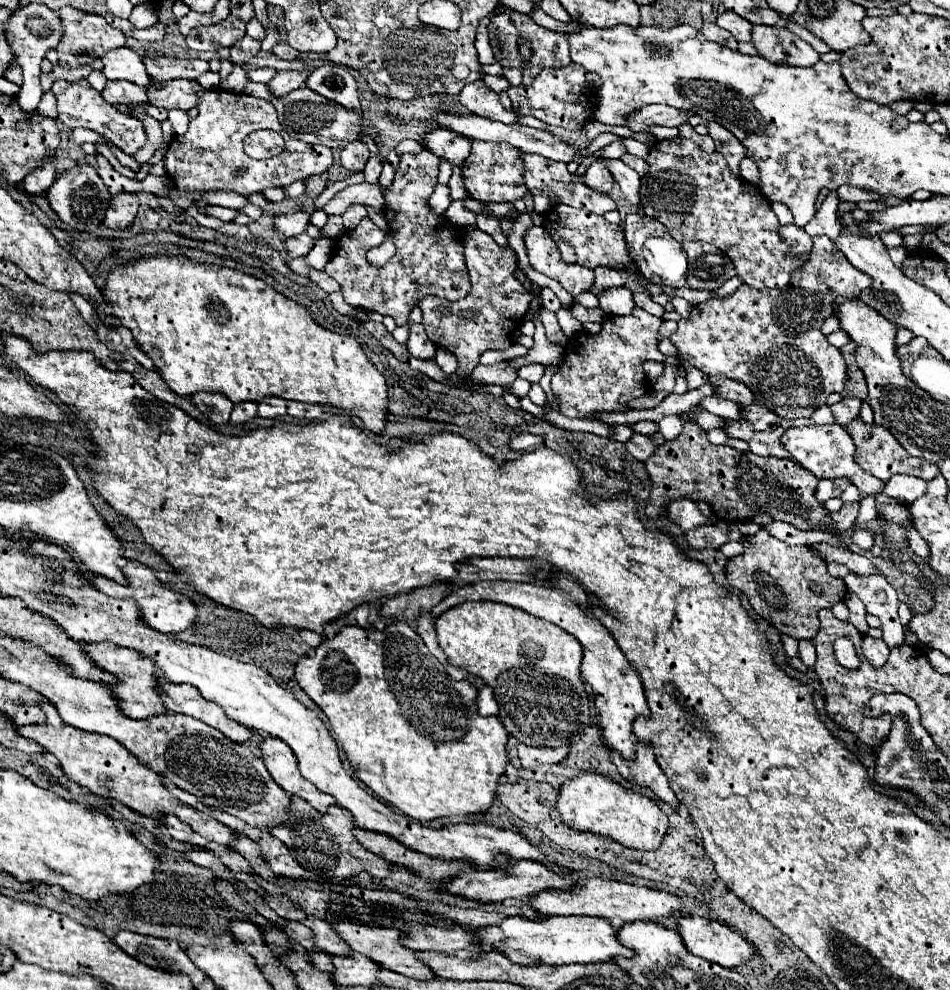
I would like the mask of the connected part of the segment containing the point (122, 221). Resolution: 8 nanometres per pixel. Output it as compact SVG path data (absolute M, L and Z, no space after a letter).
M118 193L110 199L110 207L106 211L104 217L104 225L106 227L114 227L114 229L124 229L128 227L138 211L138 195L136 193Z

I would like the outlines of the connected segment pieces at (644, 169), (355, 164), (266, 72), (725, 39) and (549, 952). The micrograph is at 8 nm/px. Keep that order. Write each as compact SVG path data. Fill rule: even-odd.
M624 153L622 161L624 161L628 167L632 167L638 175L646 175L646 173L648 173L648 165L646 165L646 161L640 159L640 157L634 157L634 155L630 155L630 153Z
M360 139L348 143L348 145L340 151L340 163L342 163L348 171L352 171L352 173L362 171L368 159L370 159L370 151L368 151L366 143L360 141Z
M264 67L264 69L252 69L252 71L248 71L248 77L252 79L252 81L260 81L260 83L268 83L270 79L274 79L276 77L276 69L270 69L270 67Z
M704 23L704 27L702 27L702 35L704 35L708 41L716 41L716 43L720 43L722 47L738 49L736 39L734 39L728 31L720 29L720 27L718 27L718 25L714 25L714 23Z
M508 917L504 923L494 927L482 927L476 931L482 939L480 949L482 951L502 951L506 953L514 963L546 963L546 965L572 965L572 963L604 963L612 961L614 957L630 957L634 951L630 947L624 947L616 939L616 931L608 923L608 919L596 919L596 917L542 917L540 921L530 921L522 917Z

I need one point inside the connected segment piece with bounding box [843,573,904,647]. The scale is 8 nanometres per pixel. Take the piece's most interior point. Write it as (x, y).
(880, 598)

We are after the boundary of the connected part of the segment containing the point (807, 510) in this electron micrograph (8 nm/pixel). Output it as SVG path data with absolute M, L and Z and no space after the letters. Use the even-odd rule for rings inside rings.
M686 423L676 439L658 445L654 455L646 461L646 469L654 483L646 507L648 517L660 515L660 509L672 499L690 497L694 501L710 503L714 515L724 521L744 521L754 513L766 511L774 519L792 523L804 531L828 523L824 505L814 497L818 479L810 471L790 459L758 457L750 451L740 453L728 445L716 447L696 423Z

